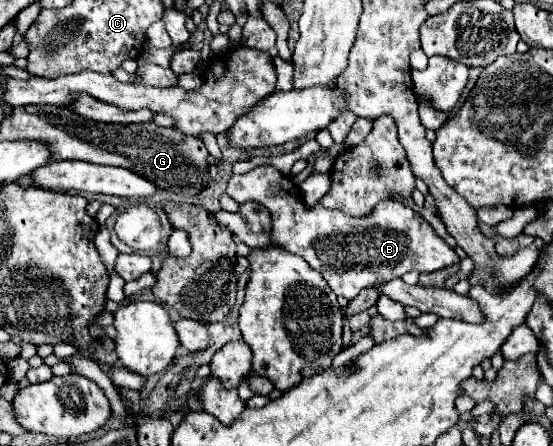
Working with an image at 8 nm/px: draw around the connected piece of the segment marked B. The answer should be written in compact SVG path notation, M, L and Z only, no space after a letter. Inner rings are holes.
M270 165L256 167L246 175L232 175L226 193L236 203L262 203L270 211L272 241L320 271L330 289L346 299L354 299L368 285L388 283L412 269L432 273L460 263L454 249L436 235L432 225L400 201L384 199L362 217L352 217L340 209L326 209L320 203L314 209L306 209L302 193L292 179Z

